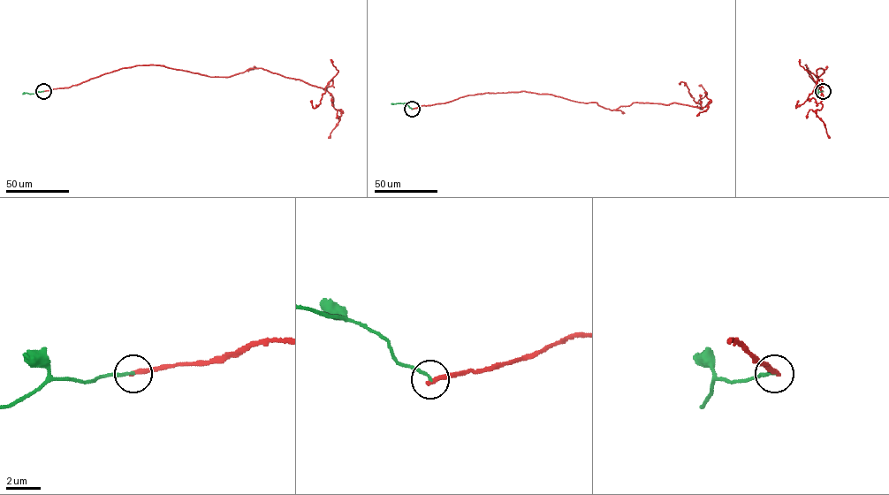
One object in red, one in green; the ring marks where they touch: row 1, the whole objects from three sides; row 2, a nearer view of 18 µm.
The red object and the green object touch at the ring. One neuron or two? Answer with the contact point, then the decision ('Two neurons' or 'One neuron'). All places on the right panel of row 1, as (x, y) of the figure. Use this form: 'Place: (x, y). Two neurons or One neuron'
Place: (823, 91). Two neurons

